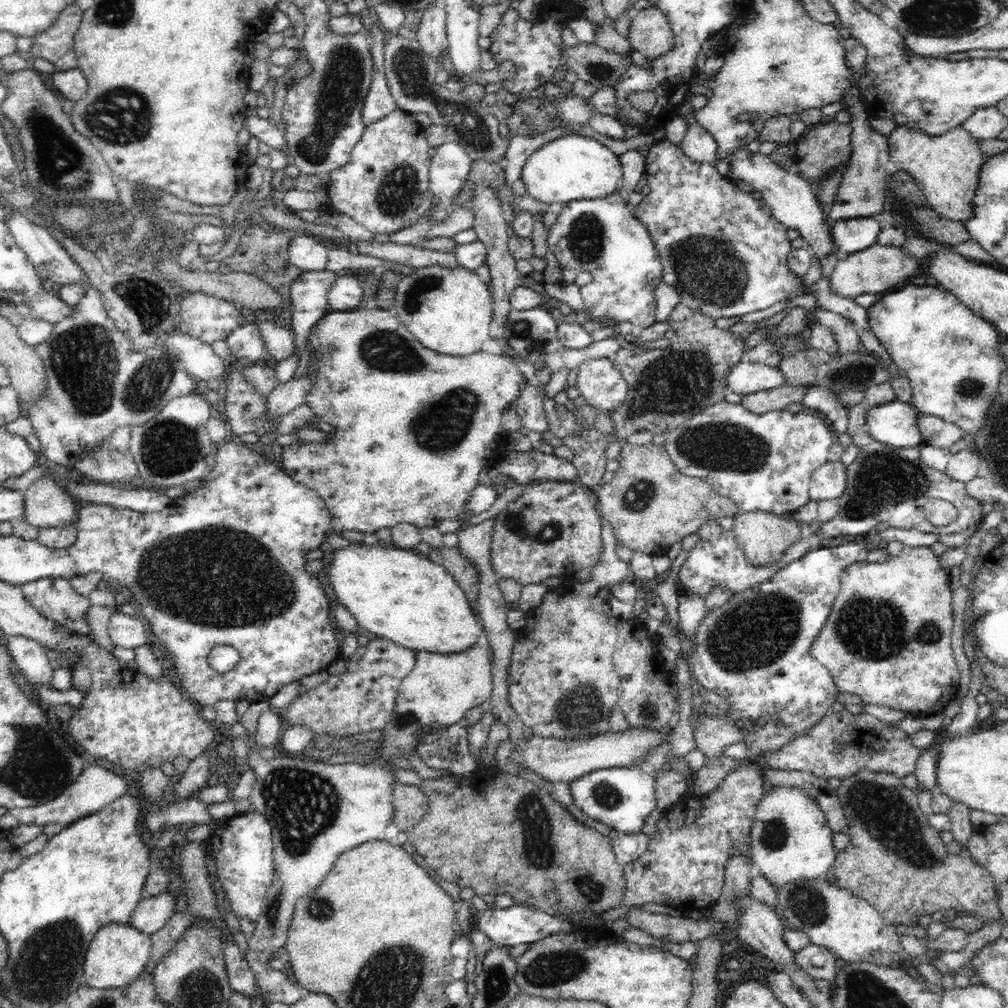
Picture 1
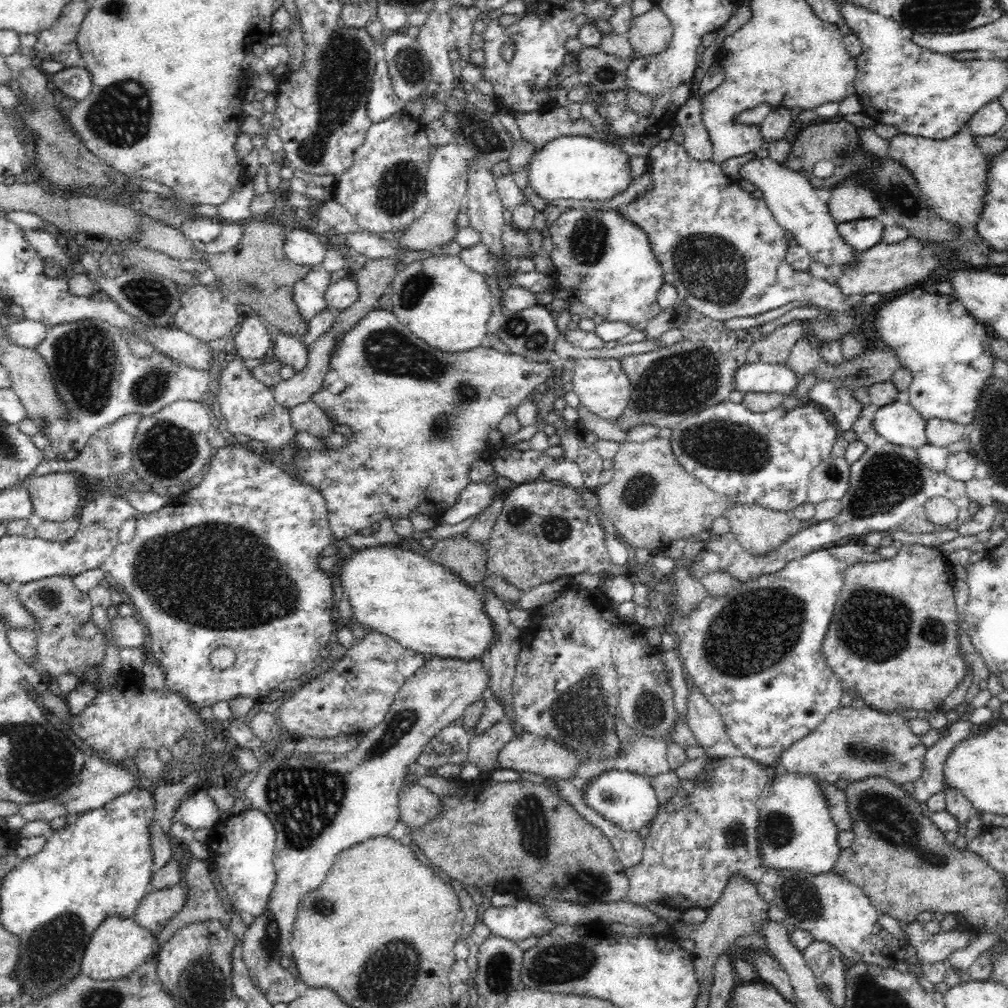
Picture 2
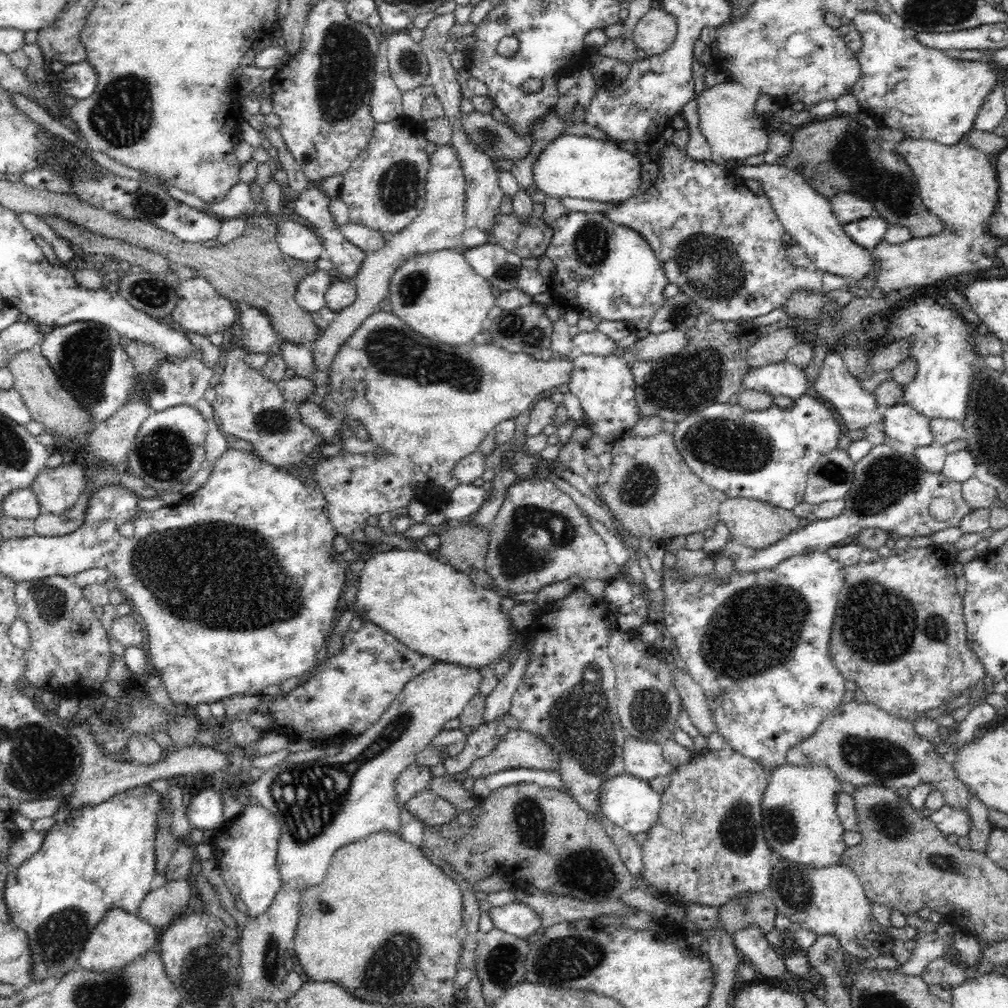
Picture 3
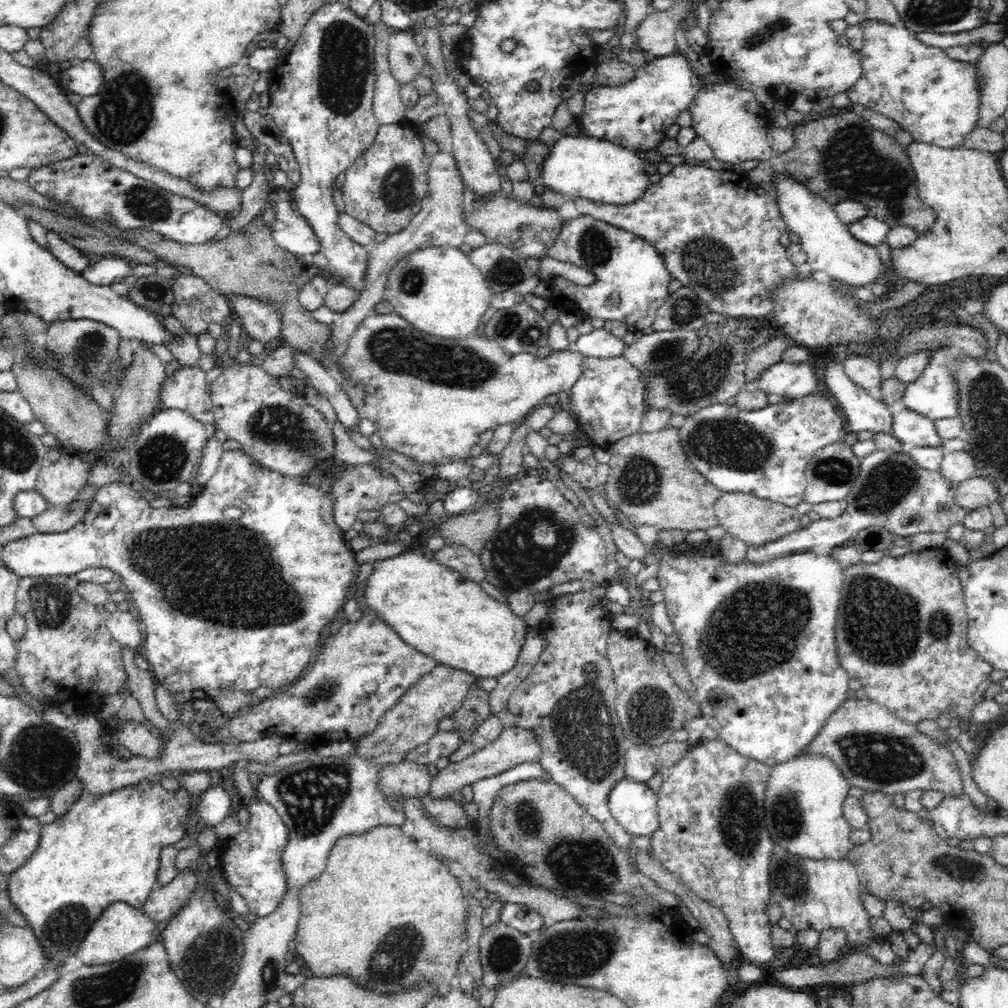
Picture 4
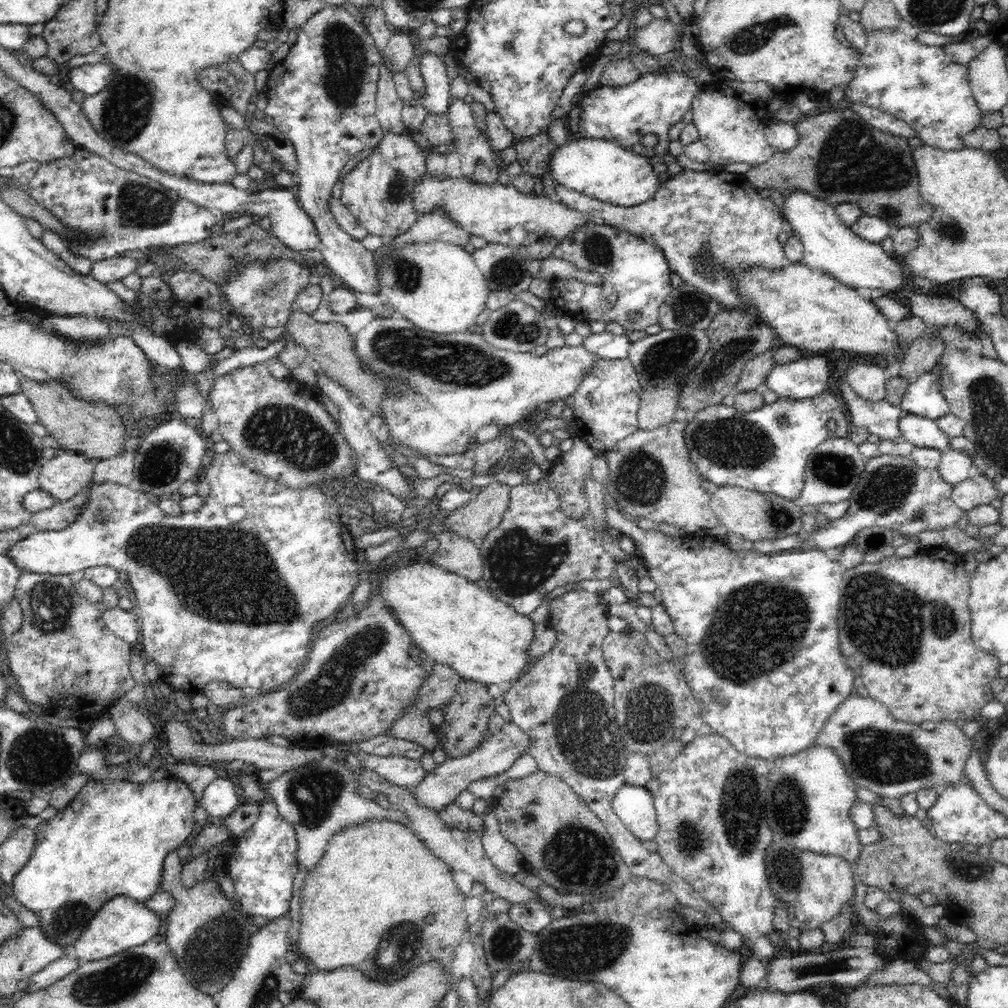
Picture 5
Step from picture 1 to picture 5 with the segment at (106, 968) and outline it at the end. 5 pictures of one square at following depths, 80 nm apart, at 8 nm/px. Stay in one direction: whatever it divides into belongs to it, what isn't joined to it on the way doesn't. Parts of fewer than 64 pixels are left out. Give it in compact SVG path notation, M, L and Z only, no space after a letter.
M125 895L104 902L98 908L98 912L83 928L83 932L75 939L73 944L77 958L84 961L94 961L102 958L110 958L114 954L120 954L132 946L140 946L148 942L154 936L163 933L165 918L150 911L145 902L138 902Z

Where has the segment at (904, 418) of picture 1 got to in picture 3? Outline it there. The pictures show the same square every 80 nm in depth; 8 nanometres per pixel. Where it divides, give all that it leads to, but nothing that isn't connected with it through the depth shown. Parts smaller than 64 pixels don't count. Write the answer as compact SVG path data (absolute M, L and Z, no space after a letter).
M894 404L886 407L884 414L884 433L892 440L908 442L912 446L926 447L934 444L930 420L922 417L916 410L910 409L907 404Z

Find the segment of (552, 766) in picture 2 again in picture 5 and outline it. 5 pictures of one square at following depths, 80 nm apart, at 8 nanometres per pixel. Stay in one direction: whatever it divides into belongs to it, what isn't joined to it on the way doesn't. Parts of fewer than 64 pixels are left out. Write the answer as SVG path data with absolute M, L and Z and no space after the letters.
M513 722L504 723L496 734L486 739L484 744L473 750L472 753L458 758L447 758L444 762L437 765L433 771L428 772L422 778L422 782L418 782L418 786L414 786L410 790L410 794L414 796L414 800L418 801L418 804L424 805L424 807L432 809L436 813L441 812L451 802L455 802L455 798L462 791L467 790L470 782L499 775L518 761L522 754L529 752L529 749L530 739L526 736L526 732Z

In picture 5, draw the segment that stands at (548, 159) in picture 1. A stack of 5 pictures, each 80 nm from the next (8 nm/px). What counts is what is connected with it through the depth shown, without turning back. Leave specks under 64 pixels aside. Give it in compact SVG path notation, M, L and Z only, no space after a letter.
M568 139L555 149L549 162L550 175L556 184L621 207L633 207L650 198L660 189L659 175L648 157L604 139Z

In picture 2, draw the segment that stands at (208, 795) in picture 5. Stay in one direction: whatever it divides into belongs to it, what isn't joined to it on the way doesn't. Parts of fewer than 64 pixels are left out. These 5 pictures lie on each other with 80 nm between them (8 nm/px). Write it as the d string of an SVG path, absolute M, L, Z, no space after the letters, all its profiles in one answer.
M198 790L193 796L182 799L171 818L172 822L182 822L191 826L193 830L213 830L221 820L223 818L220 817L219 808L212 802L206 790Z

